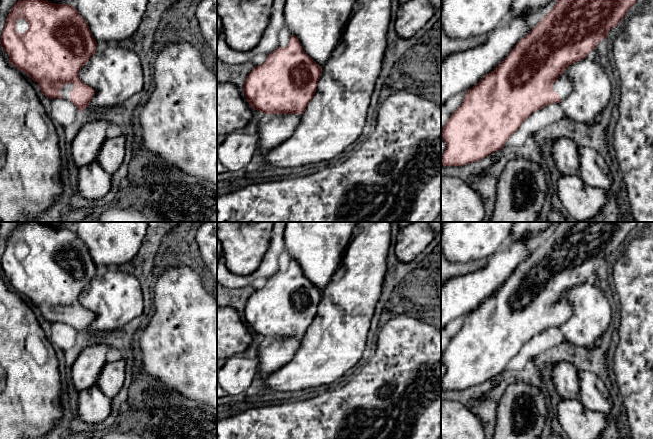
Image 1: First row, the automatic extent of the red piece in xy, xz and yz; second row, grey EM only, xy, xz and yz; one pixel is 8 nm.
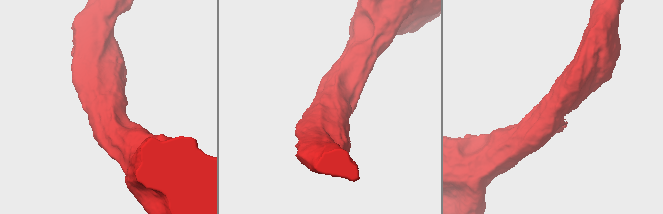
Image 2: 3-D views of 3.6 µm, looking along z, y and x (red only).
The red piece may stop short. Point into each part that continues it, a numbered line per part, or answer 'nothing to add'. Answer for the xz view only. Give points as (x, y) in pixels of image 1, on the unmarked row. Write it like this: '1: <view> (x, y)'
1: xz (273, 353)

